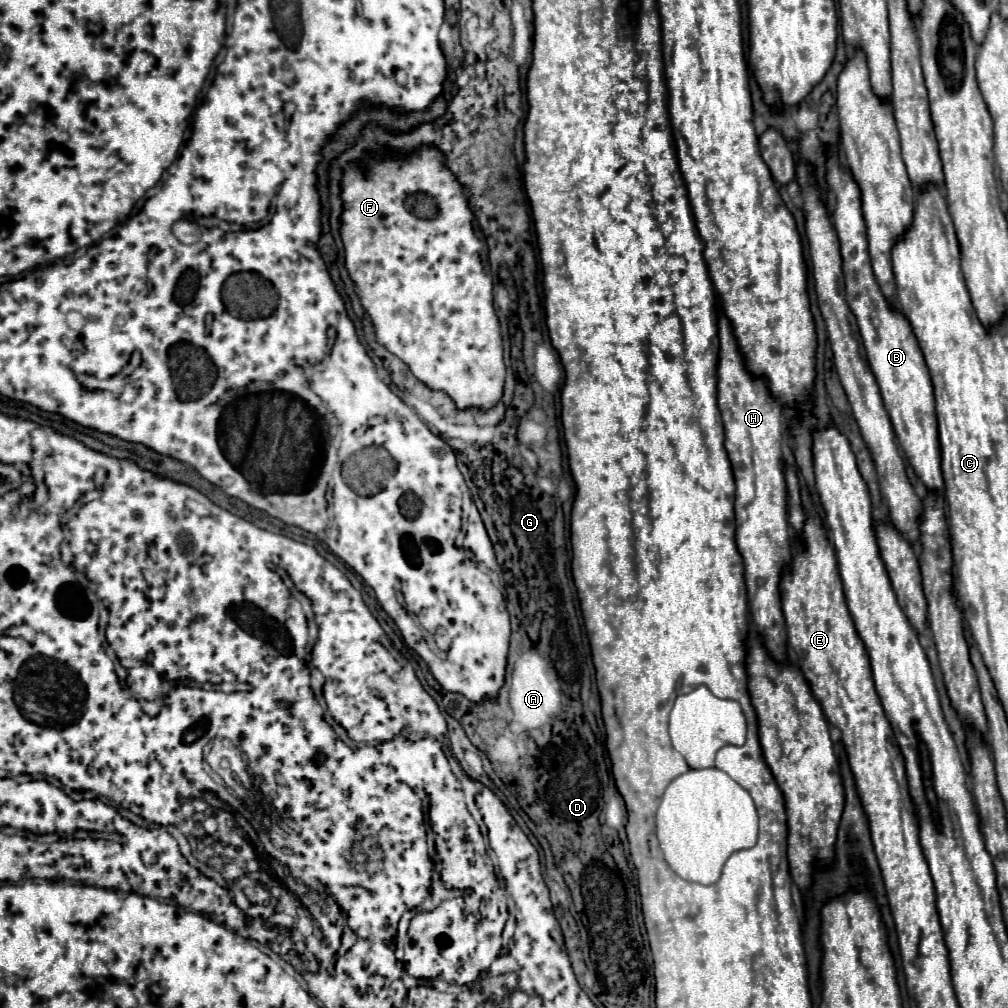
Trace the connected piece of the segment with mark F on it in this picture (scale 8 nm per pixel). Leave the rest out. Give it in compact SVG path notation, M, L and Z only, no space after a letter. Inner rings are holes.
M424 148L416 154L410 154L406 158L398 158L398 160L372 158L372 160L368 160L368 164L370 164L368 174L358 172L356 166L352 166L344 172L344 178L342 178L344 214L342 214L340 234L342 234L342 240L344 240L344 248L346 248L346 268L350 272L350 278L356 284L356 290L362 298L364 308L368 310L368 314L374 322L378 342L382 346L386 346L386 350L390 350L402 362L406 362L408 368L412 370L412 374L420 382L424 382L428 388L442 390L442 392L450 394L458 408L470 408L470 406L488 408L488 406L494 406L502 396L504 376L506 376L506 368L504 368L504 360L502 360L502 336L500 336L500 324L498 324L498 318L496 318L496 312L494 312L492 278L490 274L486 274L488 261L482 258L482 256L488 256L488 247L484 238L478 232L476 218L472 216L472 212L468 208L464 188L458 184L454 174L444 166L444 154L436 148ZM408 208L422 208L424 216L418 216L416 212L412 212Z

